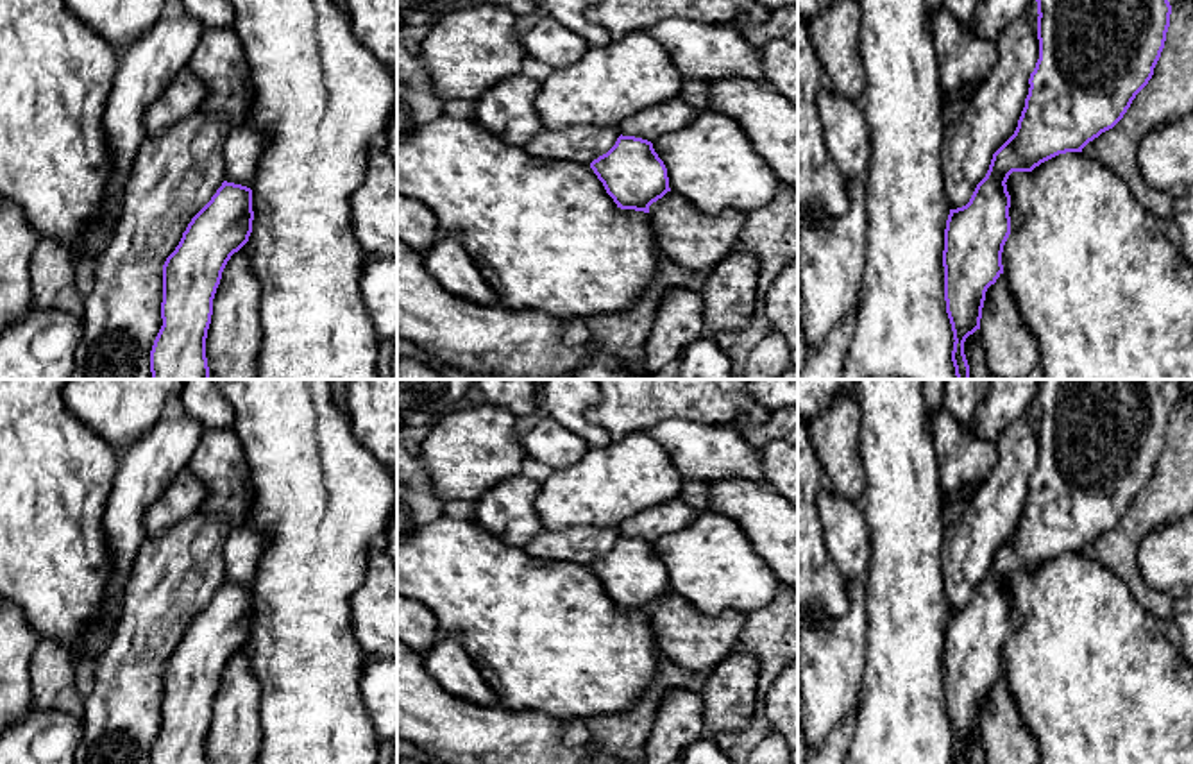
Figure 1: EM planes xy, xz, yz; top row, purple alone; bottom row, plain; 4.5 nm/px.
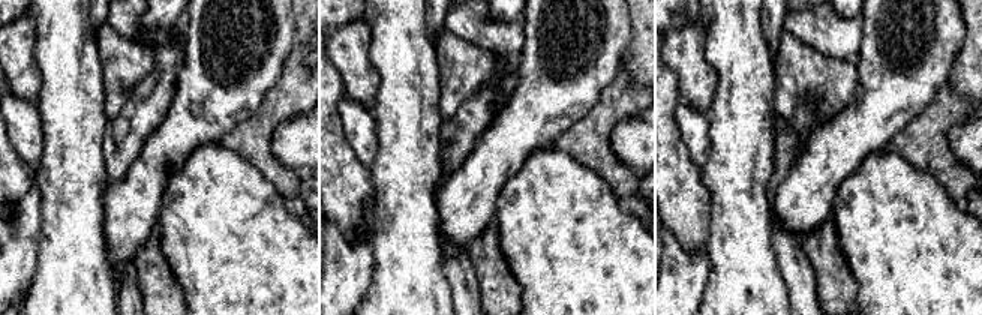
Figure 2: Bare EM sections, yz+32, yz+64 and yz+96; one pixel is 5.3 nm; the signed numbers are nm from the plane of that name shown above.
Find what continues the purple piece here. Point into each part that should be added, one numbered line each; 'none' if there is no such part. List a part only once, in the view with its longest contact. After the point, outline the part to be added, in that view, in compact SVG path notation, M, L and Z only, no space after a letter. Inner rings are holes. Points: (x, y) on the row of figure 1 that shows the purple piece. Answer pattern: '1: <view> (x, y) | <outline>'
1: yz (989, 118) | M1037 2L1011 21L996 39L998 61L966 102L962 115L948 123L944 136L944 190L952 209L969 202L977 184L986 177L993 154L1014 134L1028 95L1028 79L1039 59Z

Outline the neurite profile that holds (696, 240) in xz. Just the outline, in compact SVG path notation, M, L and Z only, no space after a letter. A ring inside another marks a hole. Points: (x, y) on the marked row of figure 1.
M673 191L649 206L649 216L665 258L703 276L739 247L746 222L737 209L703 213Z

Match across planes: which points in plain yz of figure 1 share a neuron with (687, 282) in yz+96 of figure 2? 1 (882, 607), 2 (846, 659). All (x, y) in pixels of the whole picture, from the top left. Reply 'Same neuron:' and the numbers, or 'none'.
Same neuron: 2

